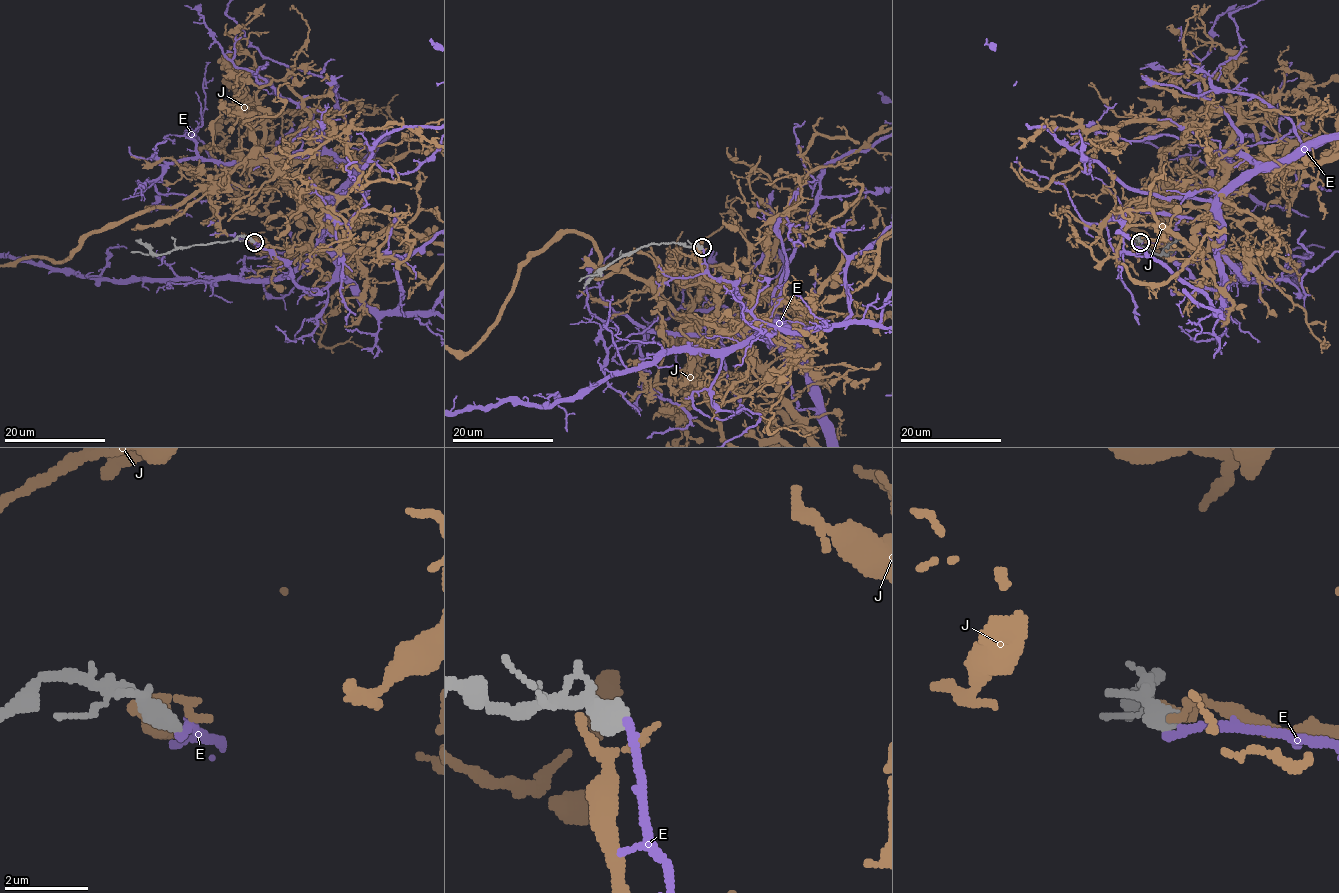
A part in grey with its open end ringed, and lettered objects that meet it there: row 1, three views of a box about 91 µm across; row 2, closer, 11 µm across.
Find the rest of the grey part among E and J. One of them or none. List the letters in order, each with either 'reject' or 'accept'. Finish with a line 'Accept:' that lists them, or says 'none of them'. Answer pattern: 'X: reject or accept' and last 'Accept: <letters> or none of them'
E: reject
J: reject
Accept: none of them

